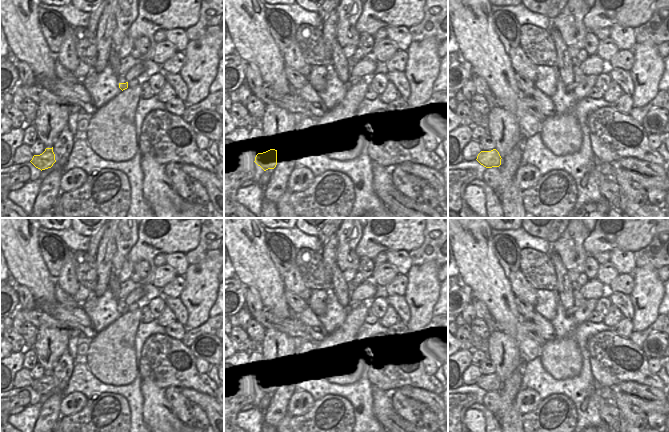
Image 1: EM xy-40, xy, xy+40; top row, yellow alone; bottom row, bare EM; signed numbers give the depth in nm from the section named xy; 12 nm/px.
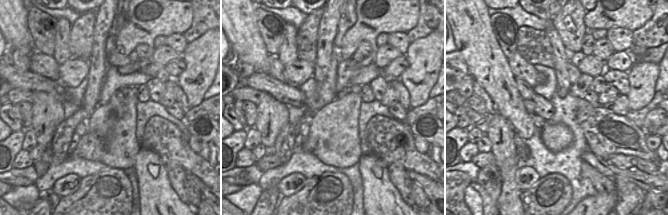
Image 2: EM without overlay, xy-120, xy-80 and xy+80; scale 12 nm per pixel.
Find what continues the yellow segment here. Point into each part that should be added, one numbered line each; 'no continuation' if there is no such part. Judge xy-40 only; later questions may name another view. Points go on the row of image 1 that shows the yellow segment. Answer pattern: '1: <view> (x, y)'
no continuation

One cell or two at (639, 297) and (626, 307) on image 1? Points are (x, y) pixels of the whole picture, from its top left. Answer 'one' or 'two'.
two

